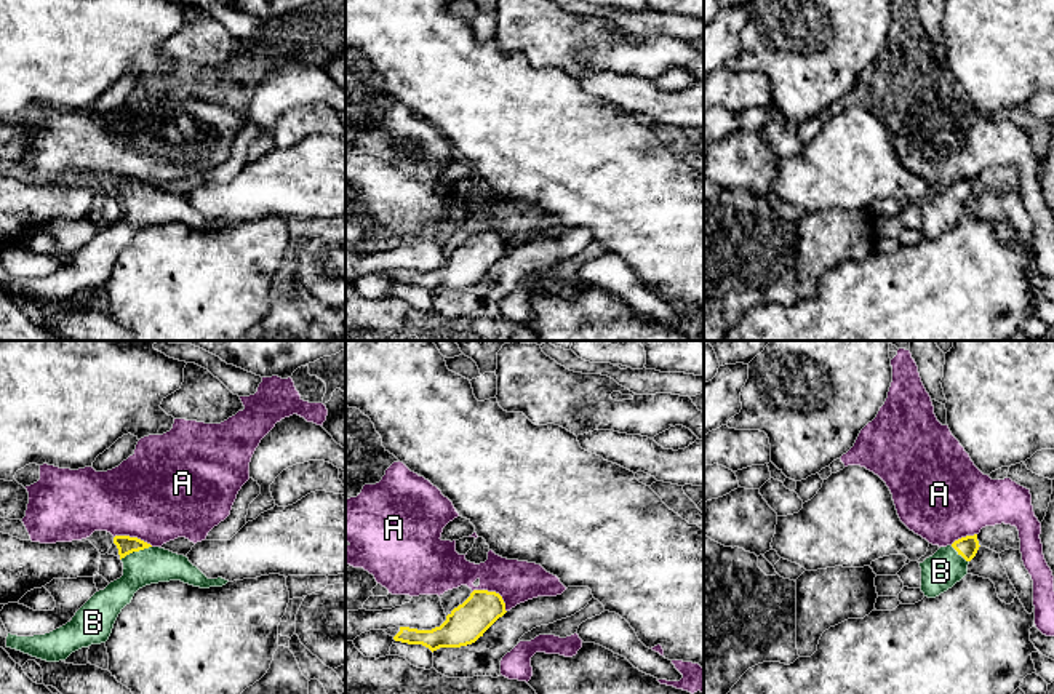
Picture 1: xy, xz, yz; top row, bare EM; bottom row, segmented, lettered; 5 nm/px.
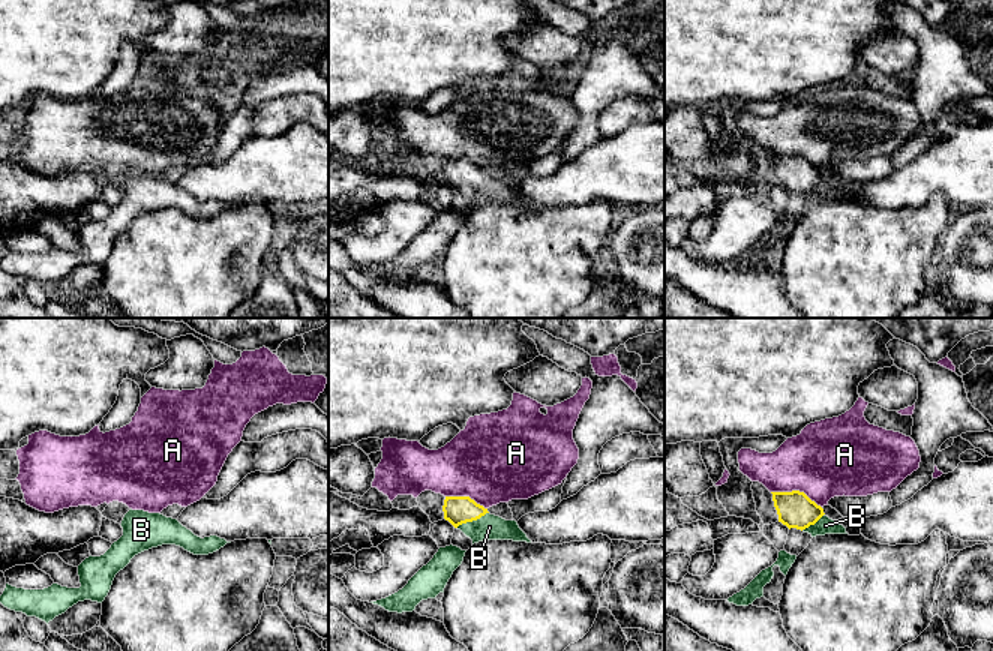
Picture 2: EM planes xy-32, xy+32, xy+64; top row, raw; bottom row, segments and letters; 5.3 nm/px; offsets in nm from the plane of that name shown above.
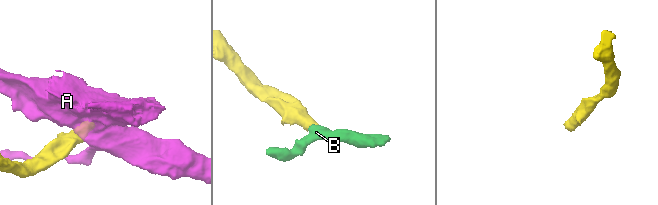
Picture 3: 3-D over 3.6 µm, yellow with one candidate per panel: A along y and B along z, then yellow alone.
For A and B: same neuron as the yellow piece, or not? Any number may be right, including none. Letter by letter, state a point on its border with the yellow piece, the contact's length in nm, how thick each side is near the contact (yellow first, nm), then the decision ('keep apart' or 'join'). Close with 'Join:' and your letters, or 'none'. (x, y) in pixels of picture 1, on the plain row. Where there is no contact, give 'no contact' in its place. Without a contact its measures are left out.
A: meets yellow in xz at (495, 234); contact 200 nm long; 190 nm thick on the yellow side, 220 nm on the other; keep apart
B: meets yellow in xy at (135, 192); contact 170 nm long; 90 nm thick on the yellow side, 180 nm on the other; join
Join: B

